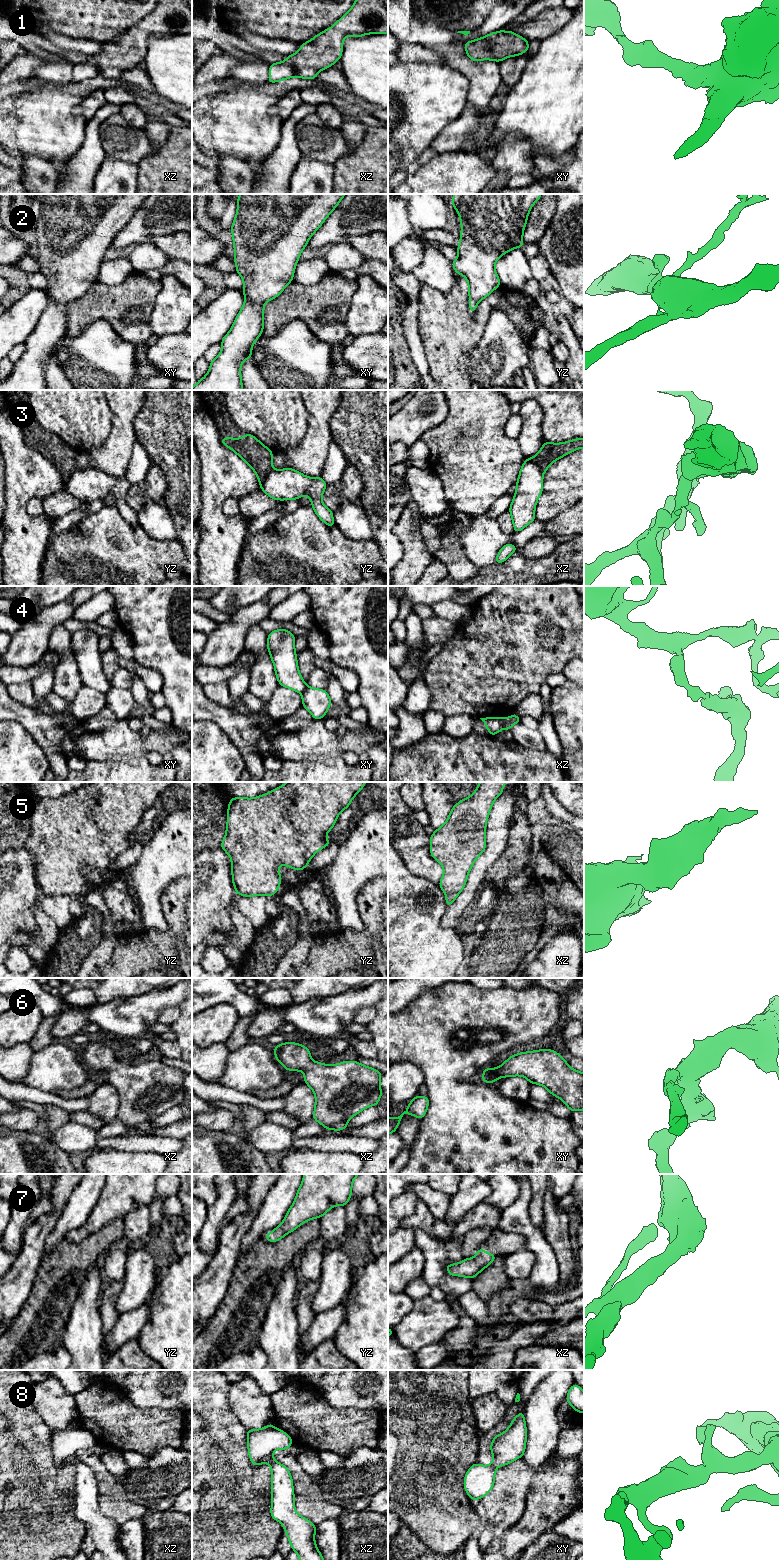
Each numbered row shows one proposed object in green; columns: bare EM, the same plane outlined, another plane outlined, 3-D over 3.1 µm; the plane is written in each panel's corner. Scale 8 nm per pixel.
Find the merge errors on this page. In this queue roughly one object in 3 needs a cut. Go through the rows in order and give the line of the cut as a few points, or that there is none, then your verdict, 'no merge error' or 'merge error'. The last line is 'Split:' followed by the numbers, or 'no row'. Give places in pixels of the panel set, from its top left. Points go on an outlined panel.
1: no cut | no merge error
2: no cut | no merge error
3: yz (274, 469), (266, 476), (261, 485) | merge error
4: xz (501, 718), (502, 727) | merge error
5: no cut | no merge error
6: no cut | no merge error
7: no cut | no merge error
8: no cut | no merge error
Split: 3, 4

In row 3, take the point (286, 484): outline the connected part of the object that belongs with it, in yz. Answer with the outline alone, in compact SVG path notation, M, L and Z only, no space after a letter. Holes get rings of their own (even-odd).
M292 468L271 471L260 486L260 489L274 500L297 500L307 495L316 515L330 528L335 526L333 511L322 501L327 484L322 476L312 478Z

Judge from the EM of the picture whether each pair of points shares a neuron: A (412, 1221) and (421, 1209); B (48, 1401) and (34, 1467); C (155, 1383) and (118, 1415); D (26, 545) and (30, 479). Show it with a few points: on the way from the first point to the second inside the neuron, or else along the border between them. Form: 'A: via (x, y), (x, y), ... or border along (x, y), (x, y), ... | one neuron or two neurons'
A: via (415, 1218), (421, 1212) | one neuron
B: border along (35, 1411), (51, 1428) | two neurons
C: border along (120, 1386), (123, 1393), (136, 1406), (155, 1408) | two neurons
D: via (20, 529), (16, 521), (17, 495) | one neuron

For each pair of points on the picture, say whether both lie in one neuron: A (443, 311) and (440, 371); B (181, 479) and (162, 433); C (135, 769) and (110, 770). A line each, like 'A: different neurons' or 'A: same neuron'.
A: same neuron
B: same neuron
C: same neuron

